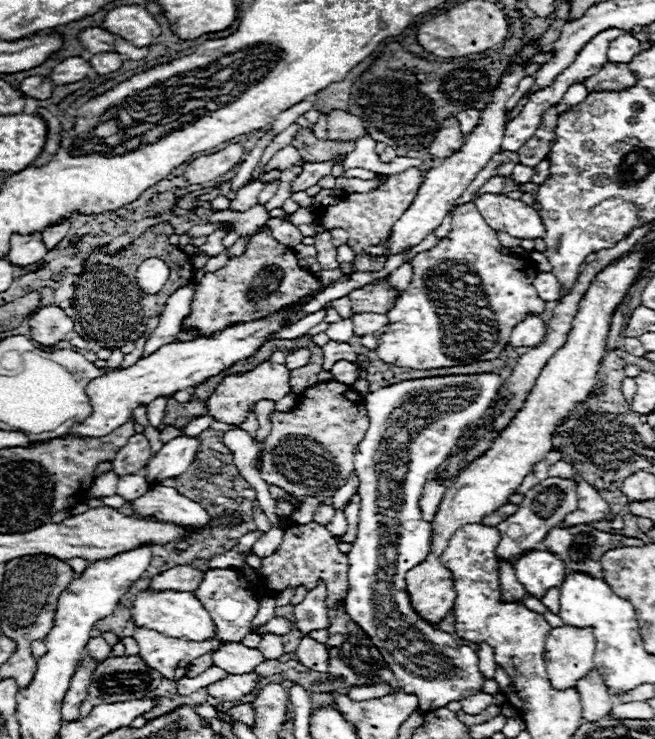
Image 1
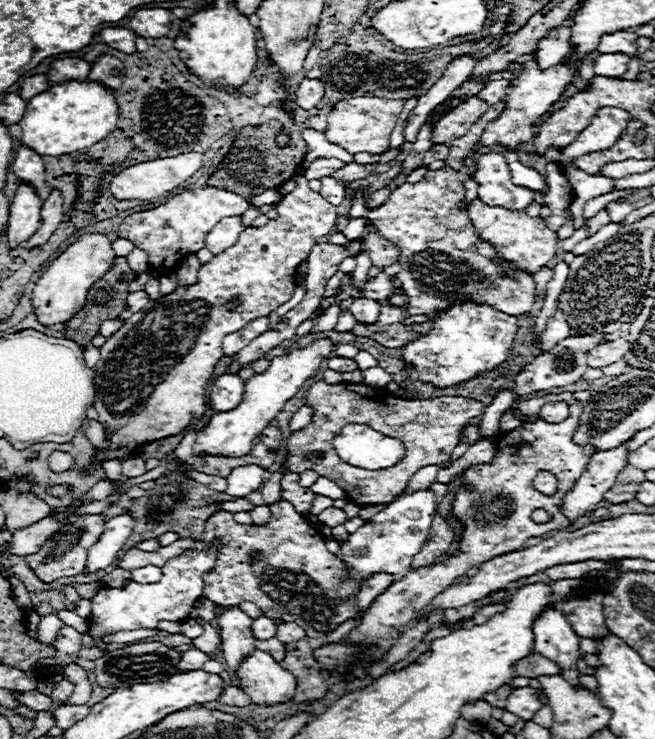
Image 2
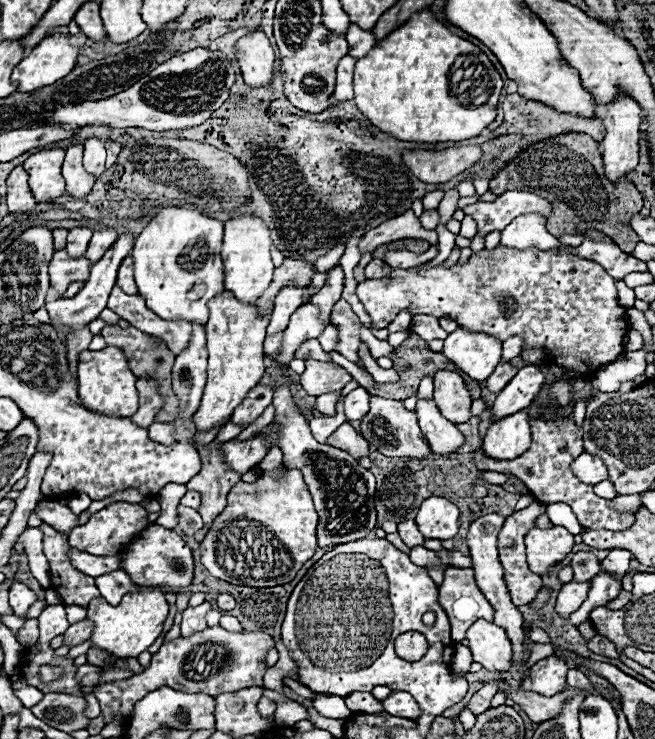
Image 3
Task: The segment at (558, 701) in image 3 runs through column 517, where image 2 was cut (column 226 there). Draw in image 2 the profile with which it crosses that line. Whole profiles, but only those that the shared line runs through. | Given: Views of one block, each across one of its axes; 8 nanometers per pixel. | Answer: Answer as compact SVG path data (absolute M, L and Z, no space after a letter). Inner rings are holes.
M226 686L226 690L220 696L220 702L228 704L228 706L248 706L248 704L252 704L250 696L244 694L238 686Z

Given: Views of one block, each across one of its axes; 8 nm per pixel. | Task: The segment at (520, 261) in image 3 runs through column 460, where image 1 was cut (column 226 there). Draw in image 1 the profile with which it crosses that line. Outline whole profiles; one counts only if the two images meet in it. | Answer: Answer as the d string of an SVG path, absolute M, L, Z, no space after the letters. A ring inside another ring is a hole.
M268 226L256 232L244 254L230 258L230 262L216 270L204 274L196 286L190 314L182 320L182 328L198 328L202 338L212 336L232 324L250 322L264 318L266 314L296 302L298 298L318 290L318 280L308 270L298 264L298 258L290 246L284 246L272 238Z

